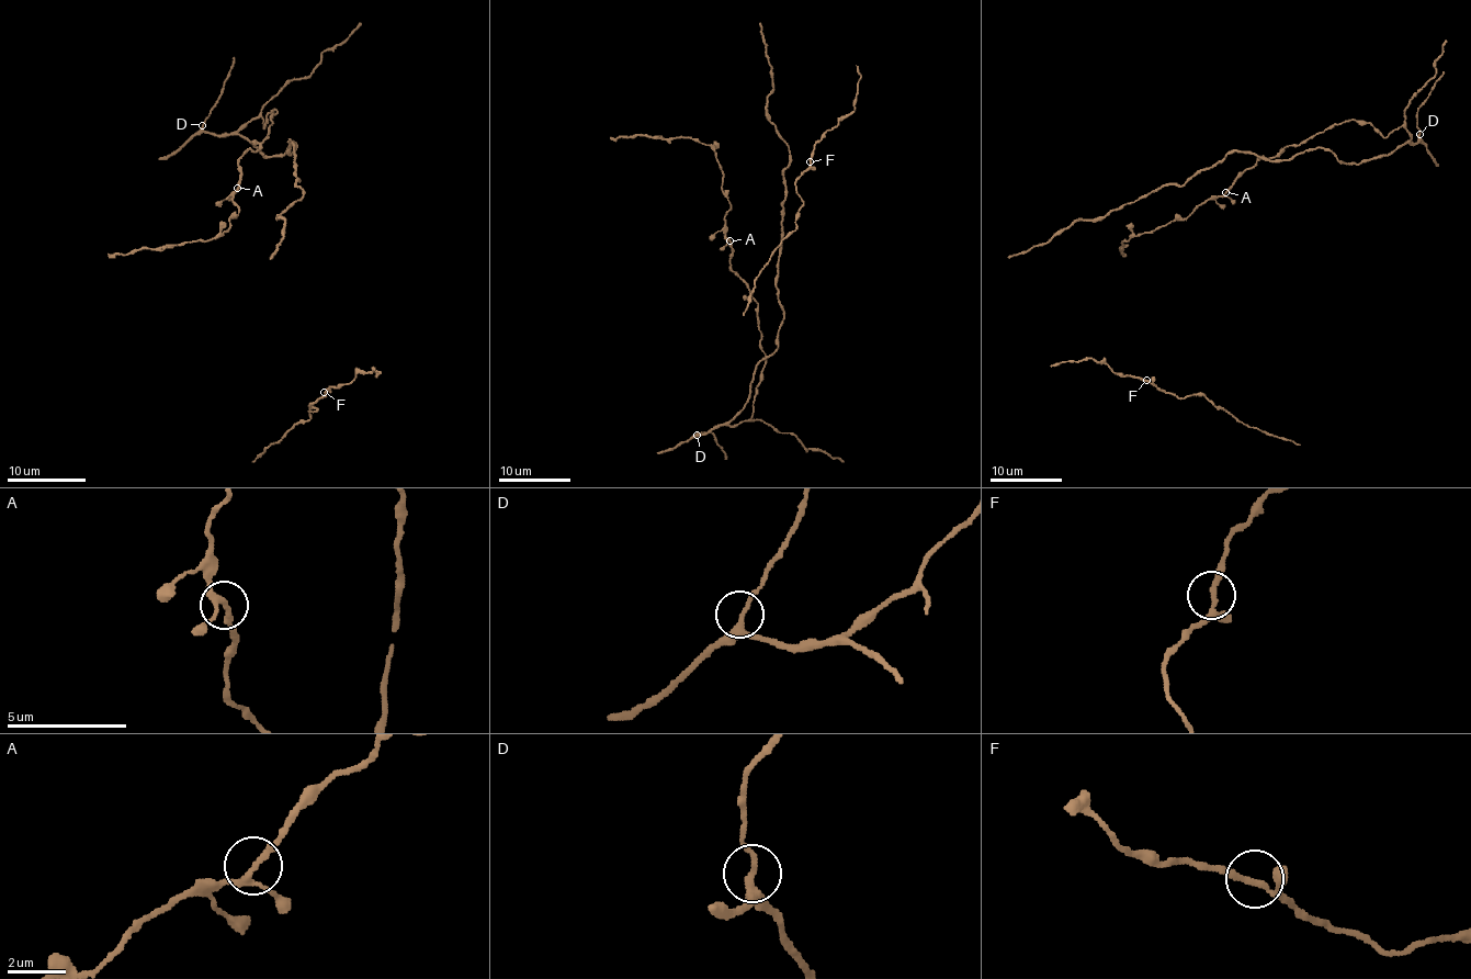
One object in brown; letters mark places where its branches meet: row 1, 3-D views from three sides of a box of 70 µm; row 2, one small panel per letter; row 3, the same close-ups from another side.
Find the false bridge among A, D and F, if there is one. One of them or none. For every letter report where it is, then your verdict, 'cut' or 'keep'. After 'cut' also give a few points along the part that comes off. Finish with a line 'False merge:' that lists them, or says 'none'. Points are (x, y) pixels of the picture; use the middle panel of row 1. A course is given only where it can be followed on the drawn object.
A: at (730, 240); keep
D: at (697, 435); keep
F: at (810, 161); keep
False merge: none

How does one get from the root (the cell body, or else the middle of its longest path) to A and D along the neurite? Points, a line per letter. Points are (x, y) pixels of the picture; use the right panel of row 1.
A: (1263, 157), (1327, 148), (1366, 162), (1411, 135), (1333, 124), (1226, 191)
D: (1263, 157), (1283, 160), (1327, 148), (1338, 160), (1366, 162), (1416, 143), (1419, 134)

